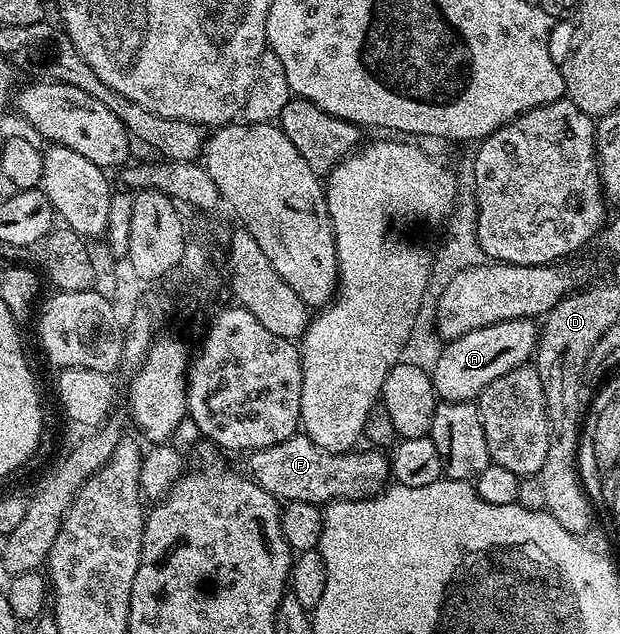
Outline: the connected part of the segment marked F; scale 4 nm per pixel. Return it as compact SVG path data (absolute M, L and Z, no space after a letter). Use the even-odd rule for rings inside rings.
M300 431L273 447L254 450L248 456L251 458L247 461L248 470L246 469L246 472L252 481L265 487L265 491L269 491L283 503L304 501L323 507L332 501L361 501L365 497L373 497L376 493L383 492L391 477L391 463L388 454L375 447L367 447L364 450L364 453L359 453L360 451L330 453L317 447L317 443L310 441L306 433Z

